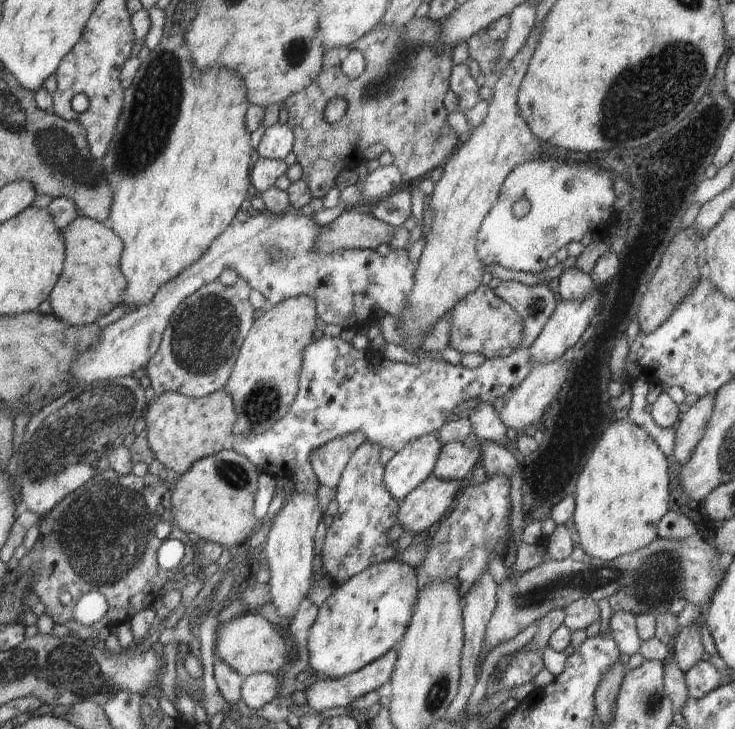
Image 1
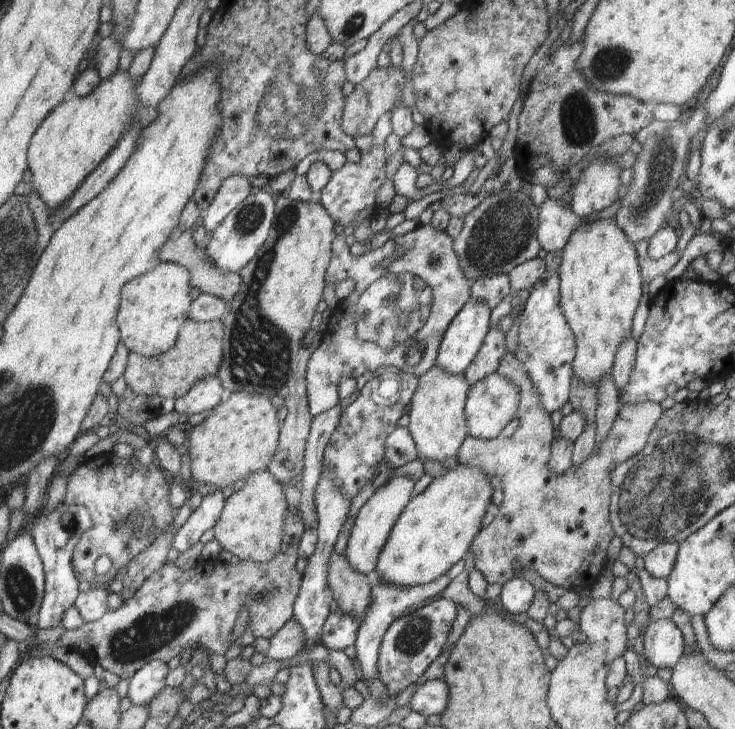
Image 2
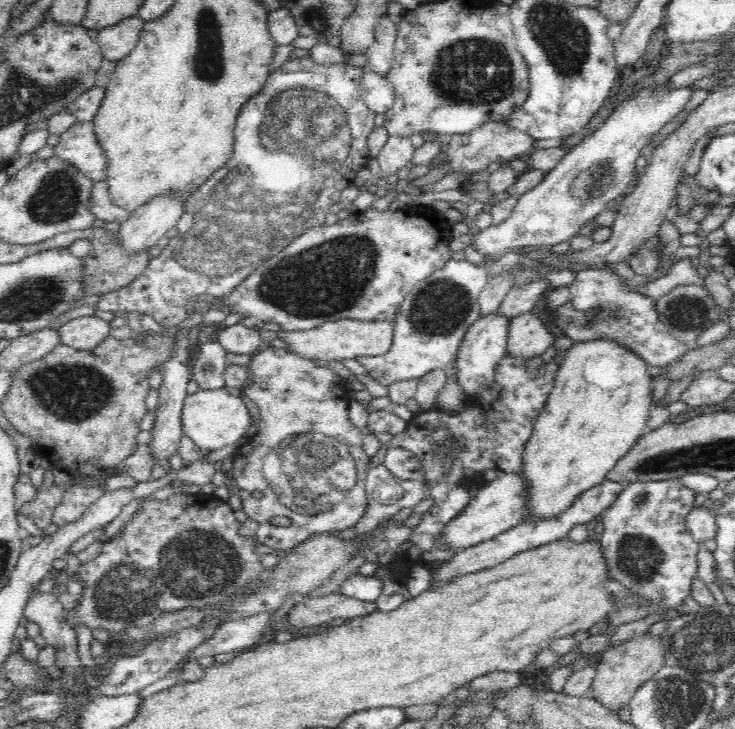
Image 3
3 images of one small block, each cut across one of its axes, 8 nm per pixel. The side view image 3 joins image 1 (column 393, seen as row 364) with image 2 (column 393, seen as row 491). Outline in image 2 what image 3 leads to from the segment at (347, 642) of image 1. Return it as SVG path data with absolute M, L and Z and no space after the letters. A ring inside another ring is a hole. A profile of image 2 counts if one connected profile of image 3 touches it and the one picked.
M455 462L448 474L436 478L418 496L411 498L389 534L375 567L375 572L388 585L405 588L426 585L466 557L480 532L488 505L492 503L490 478L476 468Z

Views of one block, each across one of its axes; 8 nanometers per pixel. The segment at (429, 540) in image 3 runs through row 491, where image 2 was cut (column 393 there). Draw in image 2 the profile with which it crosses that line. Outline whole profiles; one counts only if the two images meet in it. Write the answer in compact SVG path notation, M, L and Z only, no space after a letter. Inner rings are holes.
M397 426L385 443L385 460L388 467L396 470L418 458L418 450L409 431Z

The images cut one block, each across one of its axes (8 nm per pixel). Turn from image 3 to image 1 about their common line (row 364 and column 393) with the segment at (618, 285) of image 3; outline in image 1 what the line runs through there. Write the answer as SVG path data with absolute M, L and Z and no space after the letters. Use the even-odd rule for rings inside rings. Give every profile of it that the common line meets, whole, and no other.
M393 646L384 656L376 659L374 662L367 664L364 668L356 671L354 674L342 678L322 678L318 677L307 689L303 689L306 697L306 706L311 710L321 712L323 710L330 710L335 706L348 706L350 702L360 698L360 695L369 693L370 691L377 691L378 688L386 690L388 682L391 680L392 673L395 670L396 657L398 647Z

